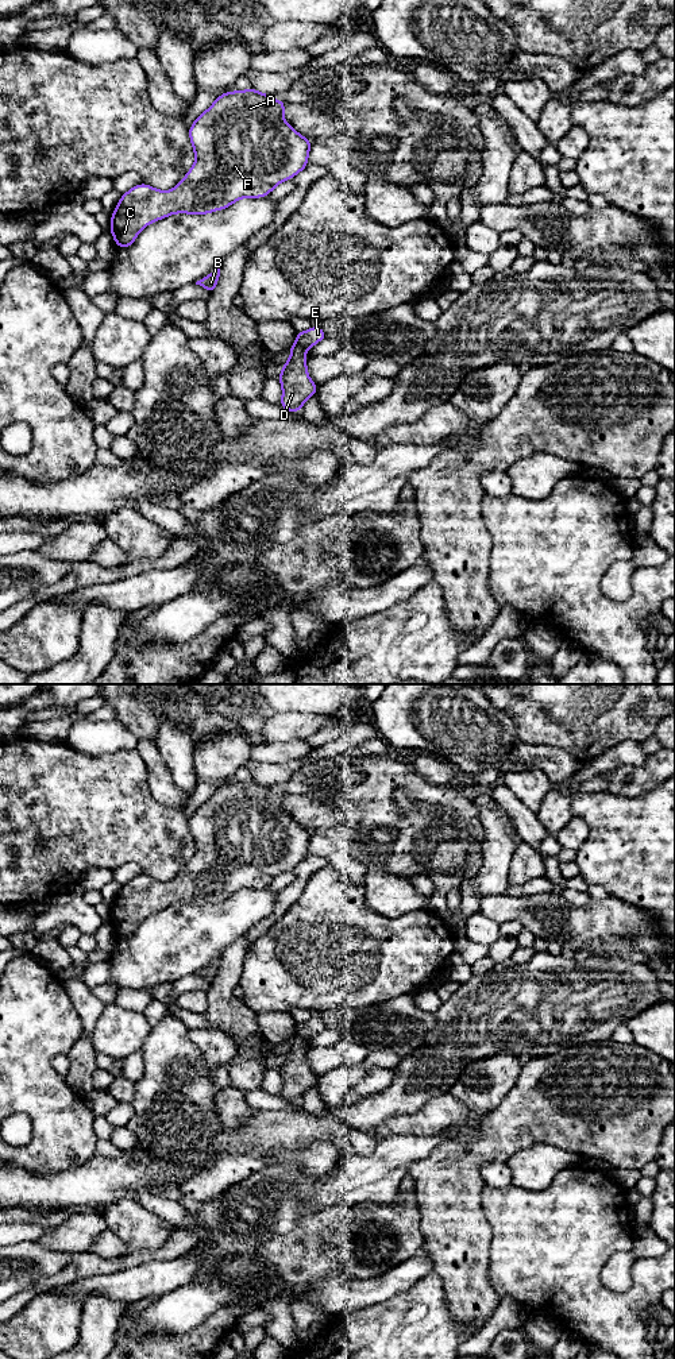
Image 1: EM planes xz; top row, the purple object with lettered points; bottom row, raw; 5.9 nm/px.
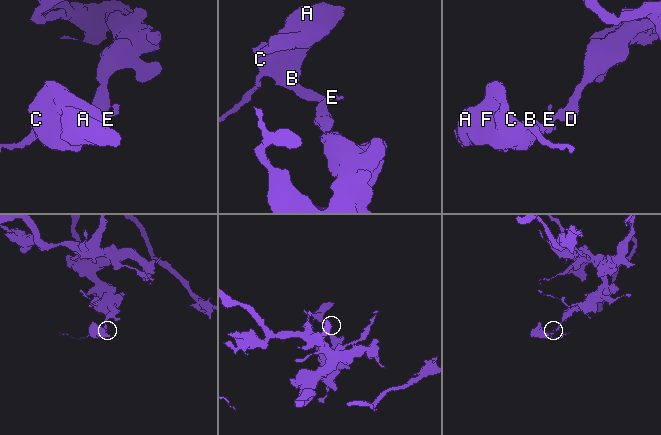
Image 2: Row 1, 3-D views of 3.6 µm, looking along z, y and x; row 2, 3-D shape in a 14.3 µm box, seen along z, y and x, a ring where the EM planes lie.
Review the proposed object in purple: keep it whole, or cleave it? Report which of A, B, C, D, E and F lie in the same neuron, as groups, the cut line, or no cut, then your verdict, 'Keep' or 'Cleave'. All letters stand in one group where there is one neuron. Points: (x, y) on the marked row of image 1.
Groups: A B C E F / D. Split along xz (296, 342), (307, 348). Cleave

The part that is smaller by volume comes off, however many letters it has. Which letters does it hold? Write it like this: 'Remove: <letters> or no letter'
Remove: A, B, C, E, F

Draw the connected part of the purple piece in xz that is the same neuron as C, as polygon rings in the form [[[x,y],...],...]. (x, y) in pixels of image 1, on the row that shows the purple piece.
[[[254,88],[219,96],[189,127],[196,161],[184,179],[167,192],[139,184],[122,194],[109,228],[116,246],[131,247],[144,227],[170,215],[223,211],[244,197],[269,196],[278,184],[294,178],[308,166],[312,143],[284,120],[285,105]]]

